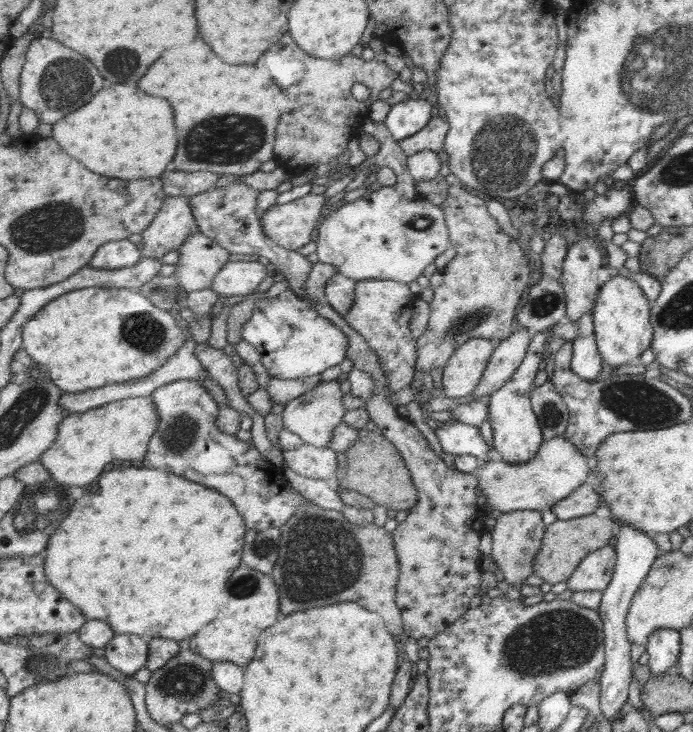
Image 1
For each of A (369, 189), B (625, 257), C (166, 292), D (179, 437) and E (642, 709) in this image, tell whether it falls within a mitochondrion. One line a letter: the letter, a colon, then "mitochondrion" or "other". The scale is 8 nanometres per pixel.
A: other
B: other
C: mitochondrion
D: mitochondrion
E: other

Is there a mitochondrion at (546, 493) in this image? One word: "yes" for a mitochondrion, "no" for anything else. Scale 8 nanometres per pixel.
no

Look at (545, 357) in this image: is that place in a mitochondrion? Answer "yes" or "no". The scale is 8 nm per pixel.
no

